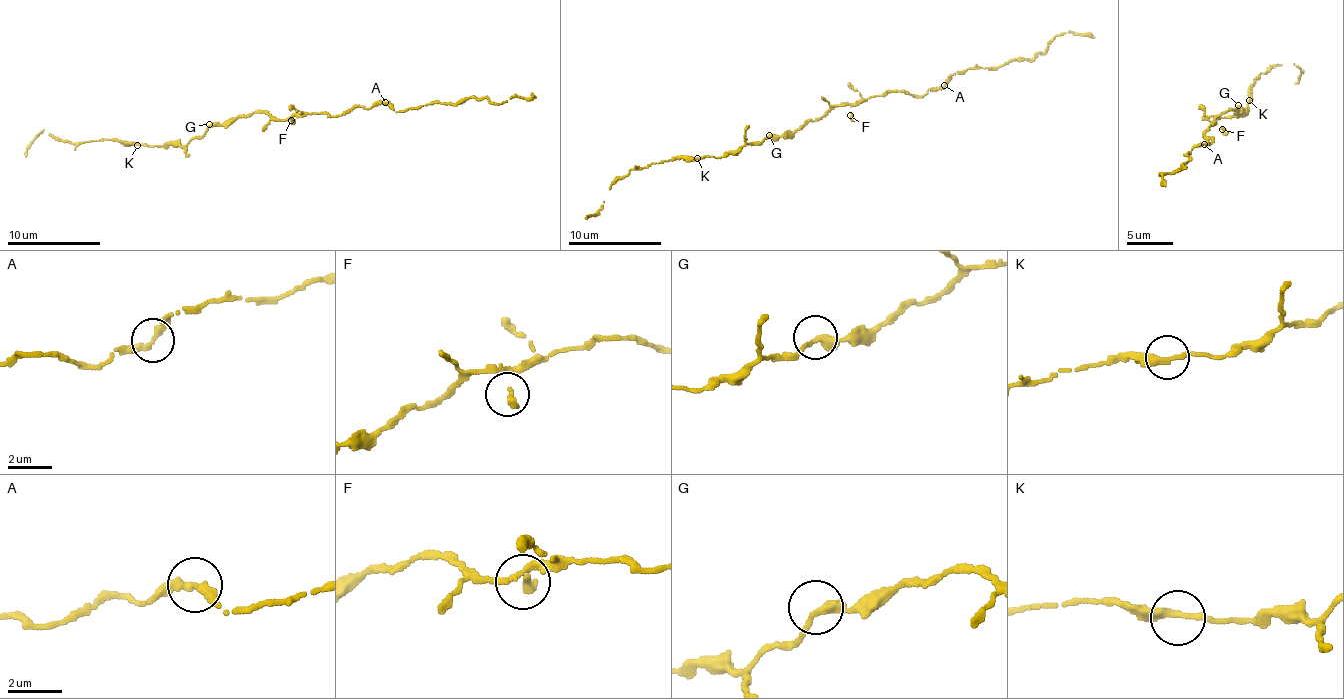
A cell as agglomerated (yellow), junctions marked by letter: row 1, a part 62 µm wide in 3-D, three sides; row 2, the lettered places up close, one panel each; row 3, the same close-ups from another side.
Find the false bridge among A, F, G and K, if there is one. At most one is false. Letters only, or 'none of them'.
none of them

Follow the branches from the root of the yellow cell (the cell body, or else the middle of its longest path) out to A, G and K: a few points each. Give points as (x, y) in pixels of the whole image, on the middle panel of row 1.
A: (829, 112), (841, 105), (859, 105), (889, 92), (922, 95), (929, 88), (945, 86)
G: (829, 112), (813, 122), (806, 120), (792, 133), (769, 135)
K: (829, 112), (813, 122), (806, 120), (792, 133), (771, 135), (720, 158), (697, 158)

